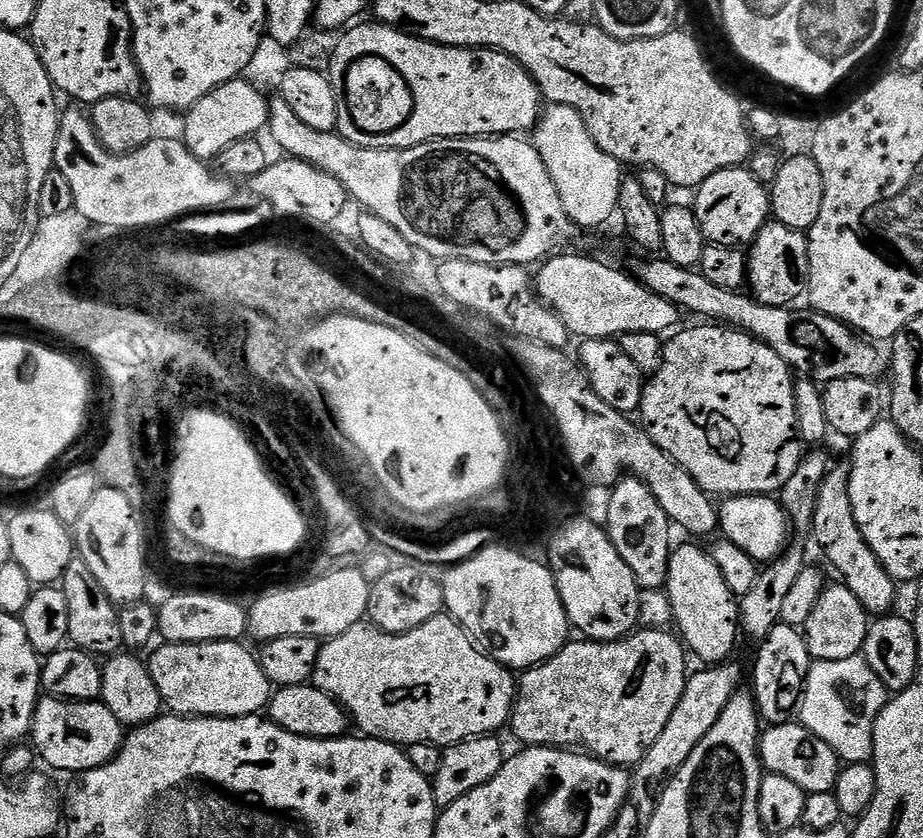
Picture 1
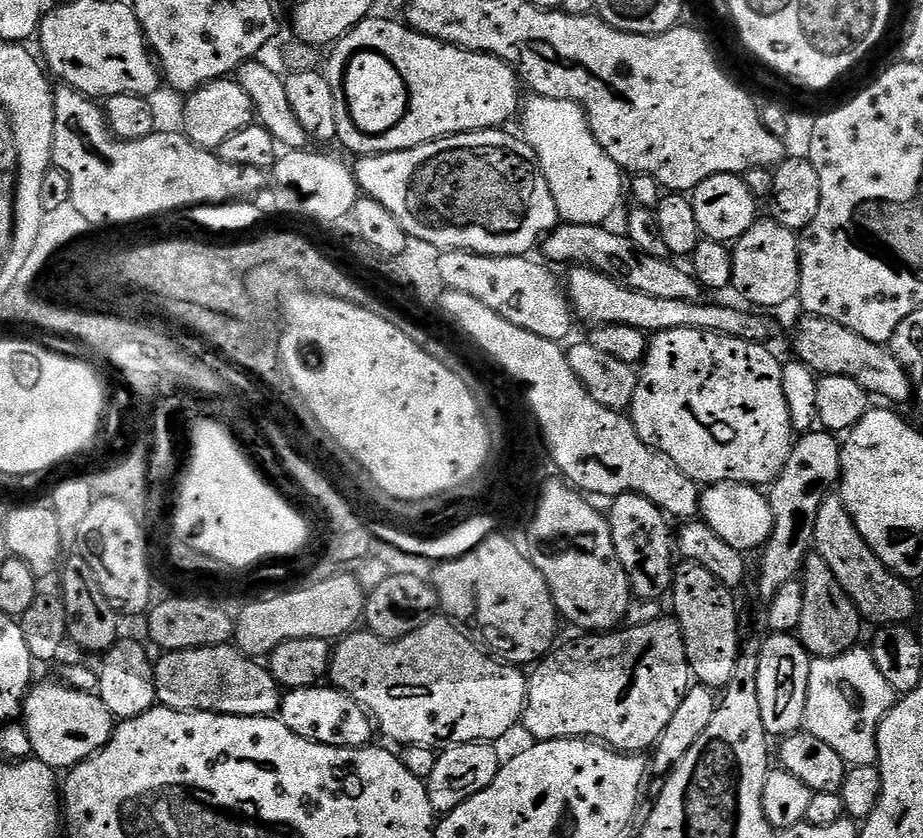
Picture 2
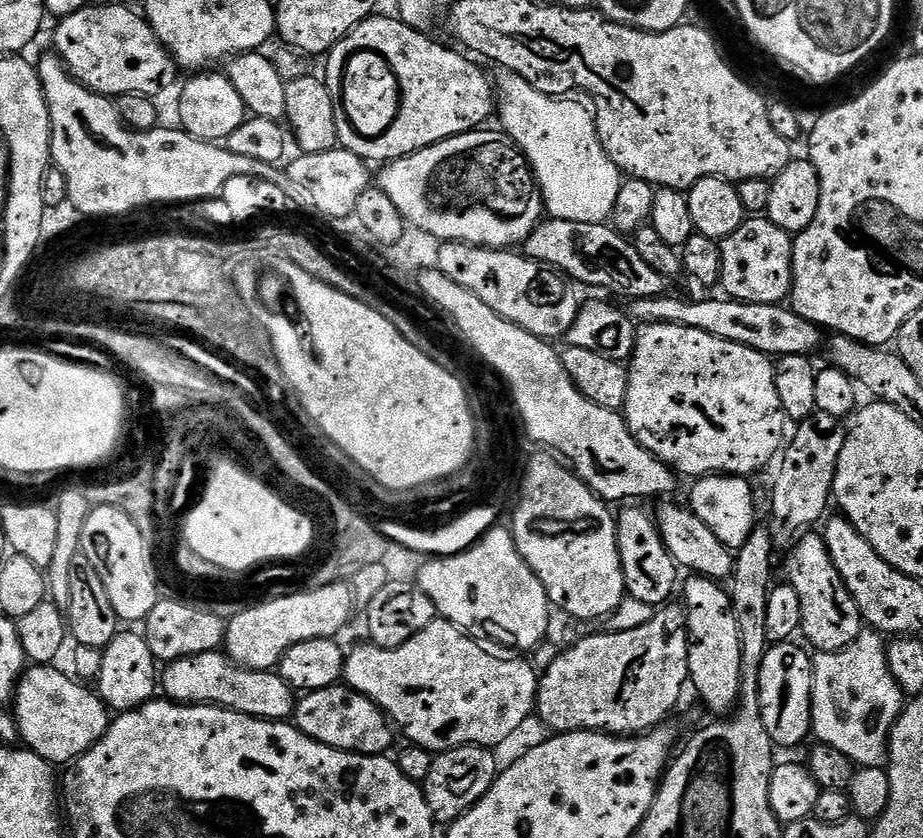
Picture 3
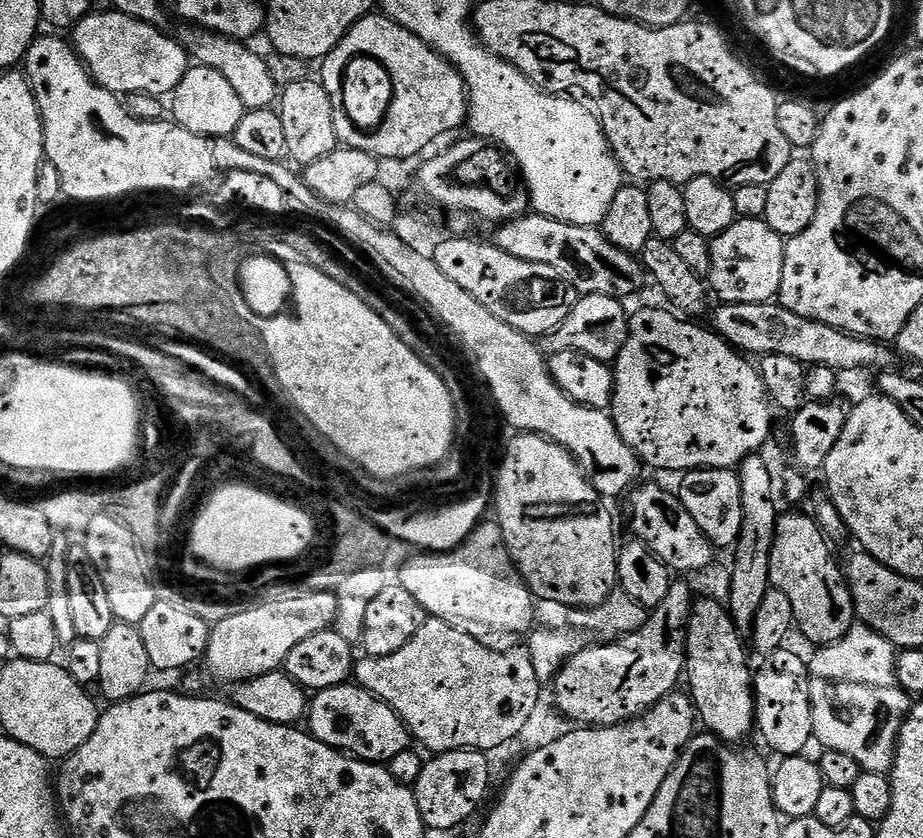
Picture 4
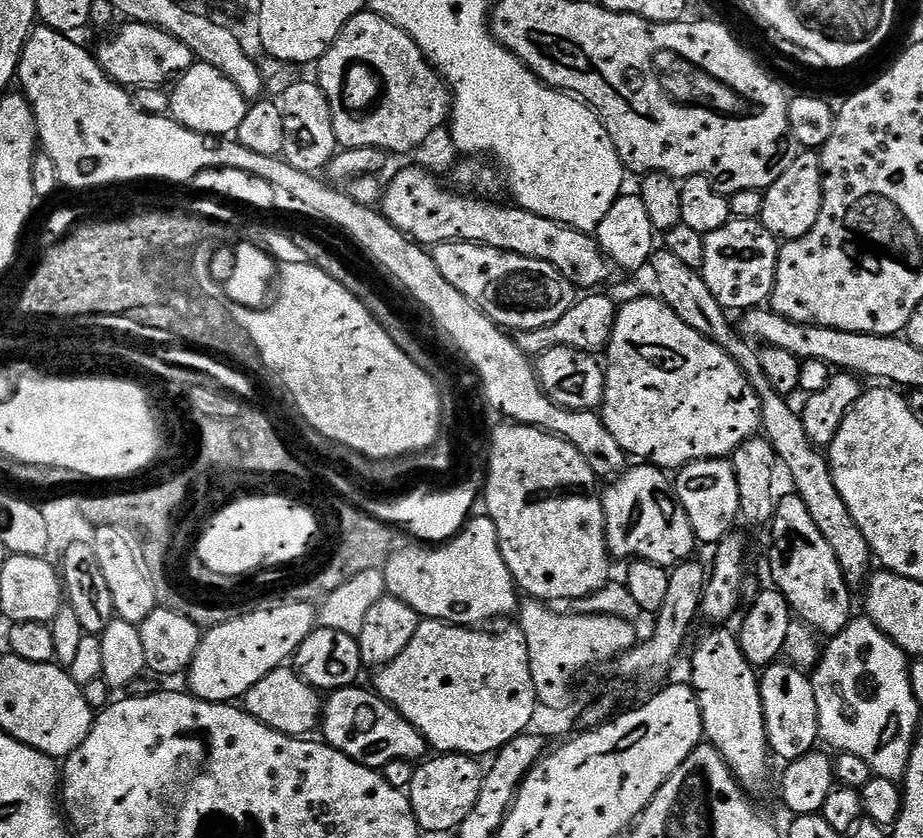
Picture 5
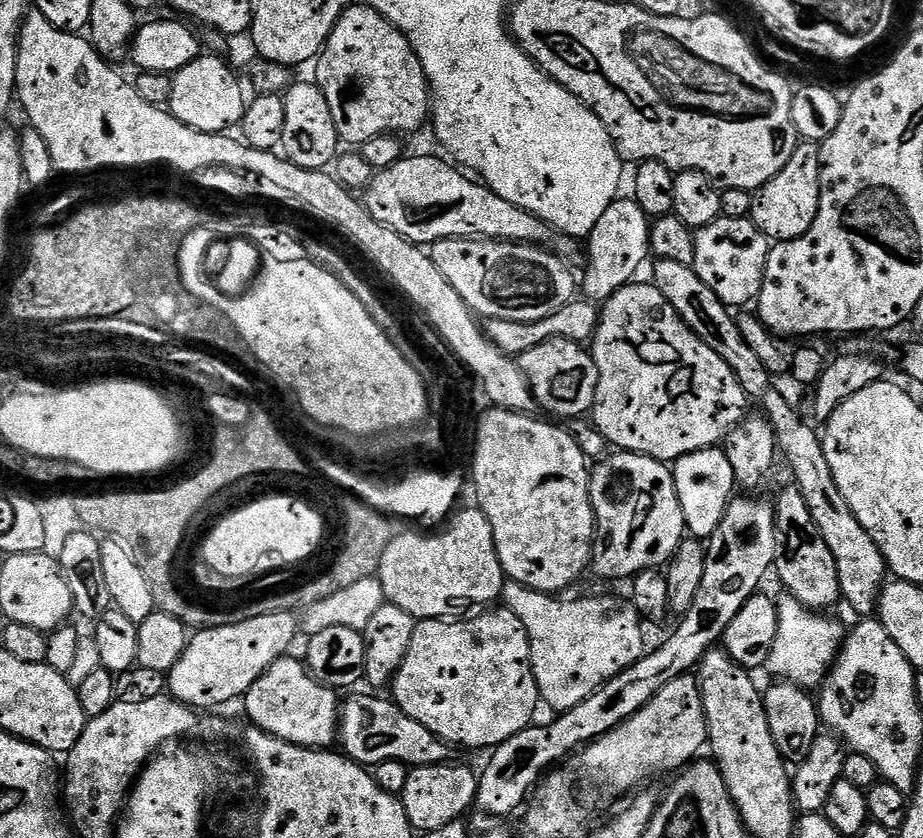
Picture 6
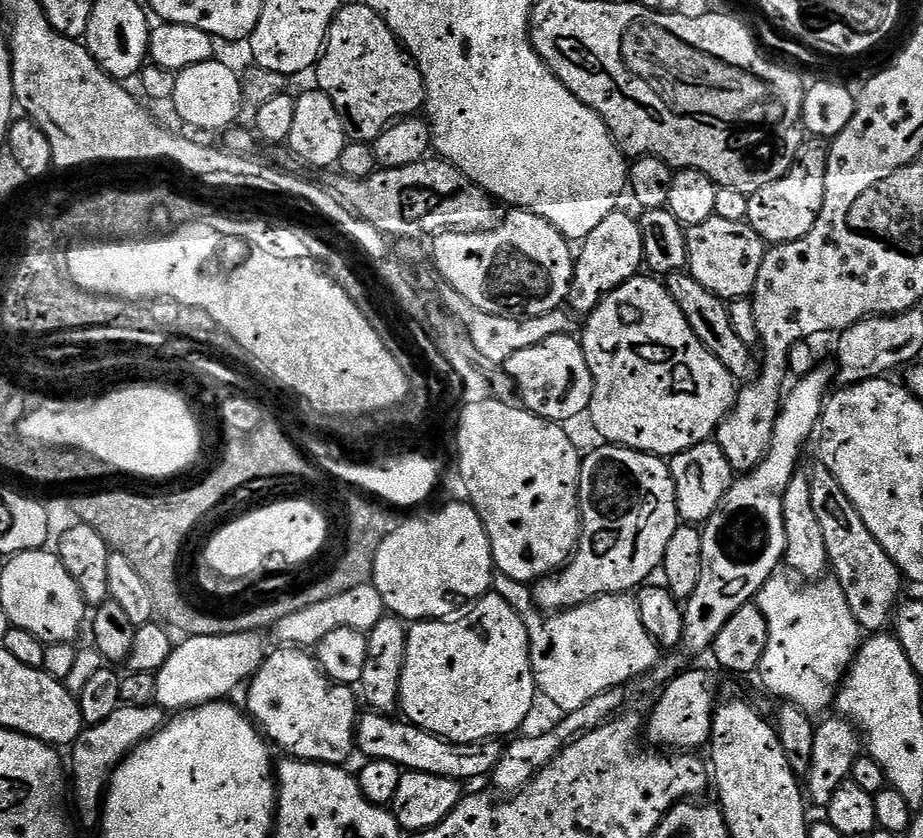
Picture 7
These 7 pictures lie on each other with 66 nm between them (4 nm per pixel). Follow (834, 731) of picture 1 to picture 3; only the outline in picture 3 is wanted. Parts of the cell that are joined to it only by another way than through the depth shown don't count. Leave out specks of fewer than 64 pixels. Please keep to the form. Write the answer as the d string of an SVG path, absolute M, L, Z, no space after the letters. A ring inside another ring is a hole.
M871 630L861 631L859 638L840 652L822 652L813 659L812 730L815 739L821 744L834 746L834 750L842 750L842 754L859 767L879 768L887 761L888 738L905 703L904 692L888 669L885 641Z

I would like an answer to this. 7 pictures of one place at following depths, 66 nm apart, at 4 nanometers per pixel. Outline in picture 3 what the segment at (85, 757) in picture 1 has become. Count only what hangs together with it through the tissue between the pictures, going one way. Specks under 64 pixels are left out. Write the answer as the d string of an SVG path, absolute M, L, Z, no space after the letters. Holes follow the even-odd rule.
M32 666L25 671L16 683L14 719L29 752L38 754L53 766L67 766L104 737L110 712L91 687L58 669L56 666Z

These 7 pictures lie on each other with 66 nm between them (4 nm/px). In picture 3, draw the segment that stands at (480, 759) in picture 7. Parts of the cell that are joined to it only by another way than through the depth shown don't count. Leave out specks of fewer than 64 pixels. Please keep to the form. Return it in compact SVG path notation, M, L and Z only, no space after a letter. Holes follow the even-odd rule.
M347 686L303 693L296 701L294 723L299 732L314 738L314 742L363 756L385 755L392 744L392 732L394 733L393 725L376 703Z

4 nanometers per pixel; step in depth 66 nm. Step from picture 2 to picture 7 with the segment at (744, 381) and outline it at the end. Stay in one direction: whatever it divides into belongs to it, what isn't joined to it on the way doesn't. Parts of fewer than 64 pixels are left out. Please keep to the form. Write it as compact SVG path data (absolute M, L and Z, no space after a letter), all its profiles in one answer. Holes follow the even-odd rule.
M638 274L627 280L608 295L583 324L584 353L594 378L594 394L587 415L592 416L601 441L647 452L649 456L671 458L711 441L720 423L736 407L736 377L702 346L698 334L690 330L690 322L686 322L678 302L670 298L667 287L659 279Z

